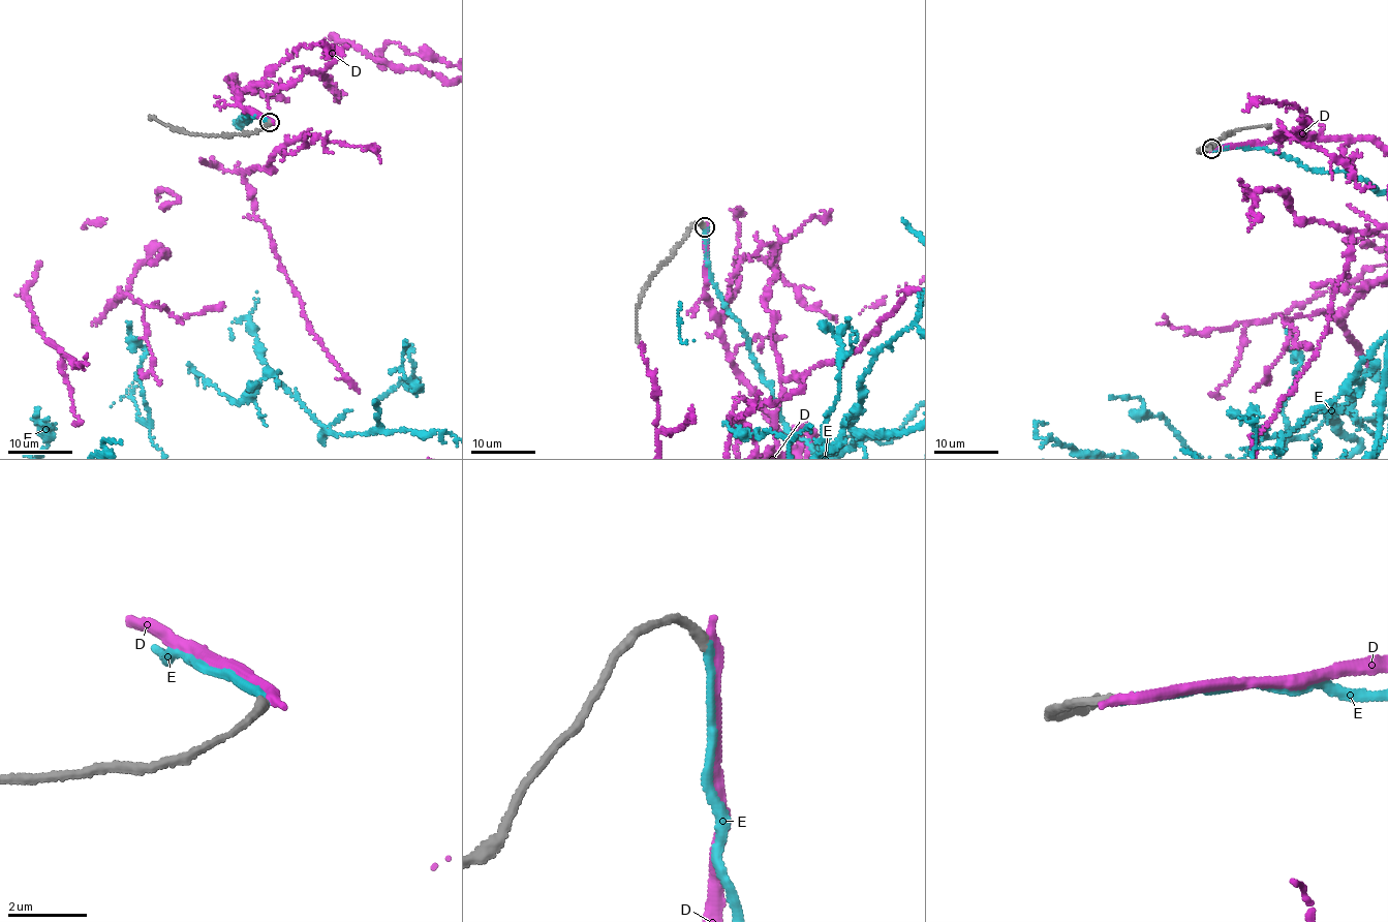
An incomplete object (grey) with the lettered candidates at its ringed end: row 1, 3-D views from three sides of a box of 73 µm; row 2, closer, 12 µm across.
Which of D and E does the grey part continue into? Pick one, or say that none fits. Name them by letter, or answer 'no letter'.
E

